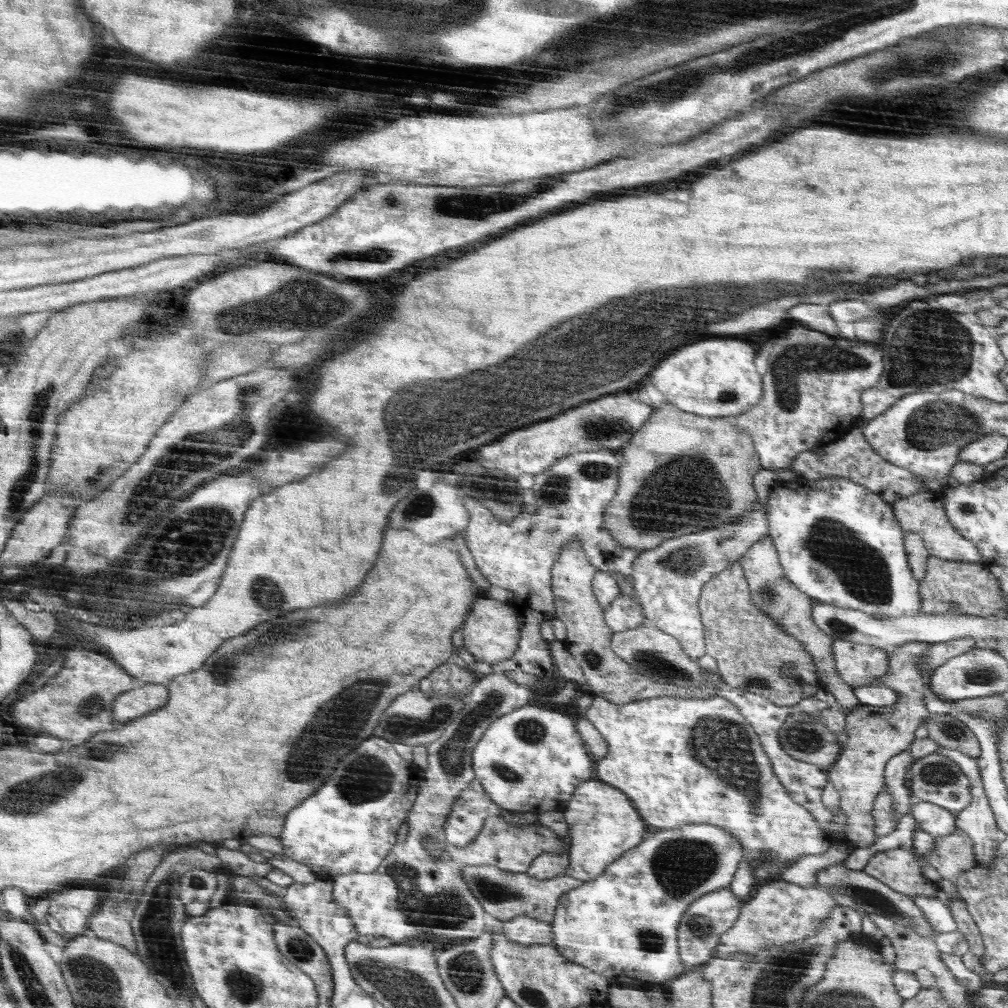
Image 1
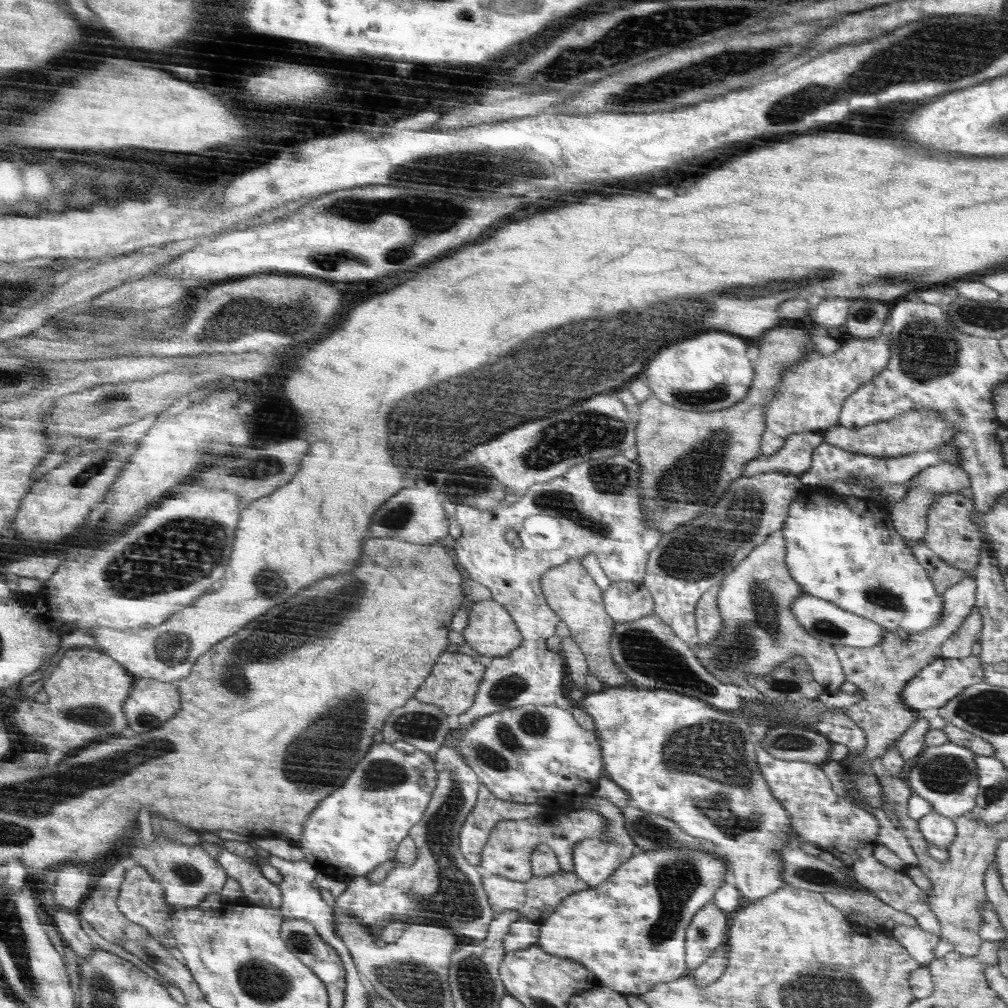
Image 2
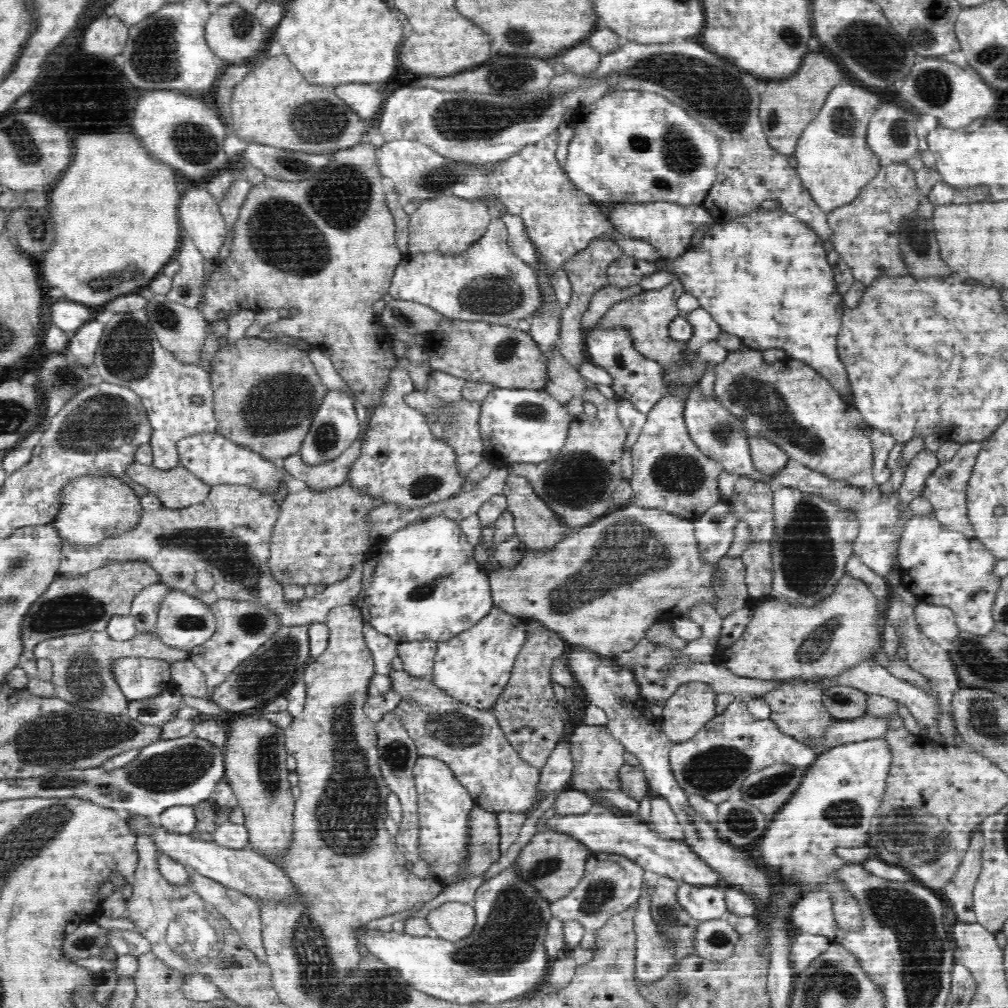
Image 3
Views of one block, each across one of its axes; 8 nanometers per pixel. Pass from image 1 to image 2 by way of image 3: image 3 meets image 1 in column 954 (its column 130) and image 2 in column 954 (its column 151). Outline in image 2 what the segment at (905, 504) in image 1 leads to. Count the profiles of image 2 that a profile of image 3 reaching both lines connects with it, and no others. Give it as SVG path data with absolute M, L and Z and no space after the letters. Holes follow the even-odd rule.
M960 492L946 493L936 498L930 505L928 516L928 531L923 537L923 542L944 562L954 565L962 571L974 571L980 562L984 540L982 534L972 522L973 511L976 508L974 500L965 497Z

